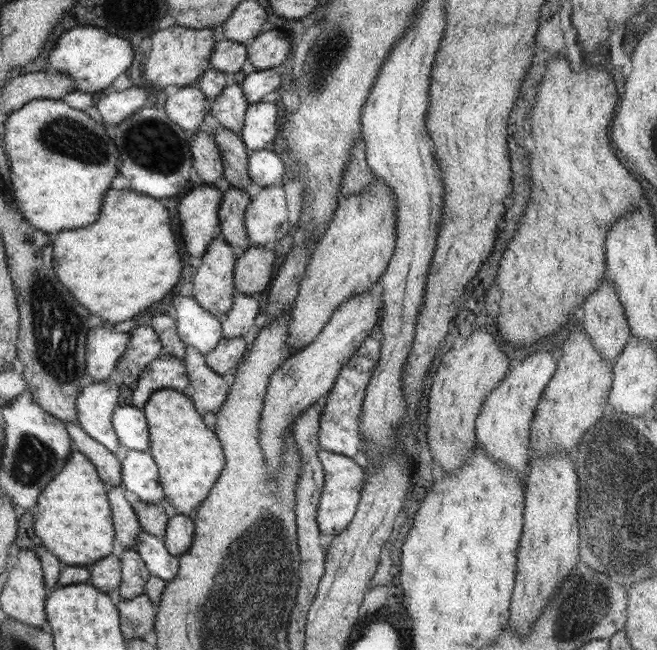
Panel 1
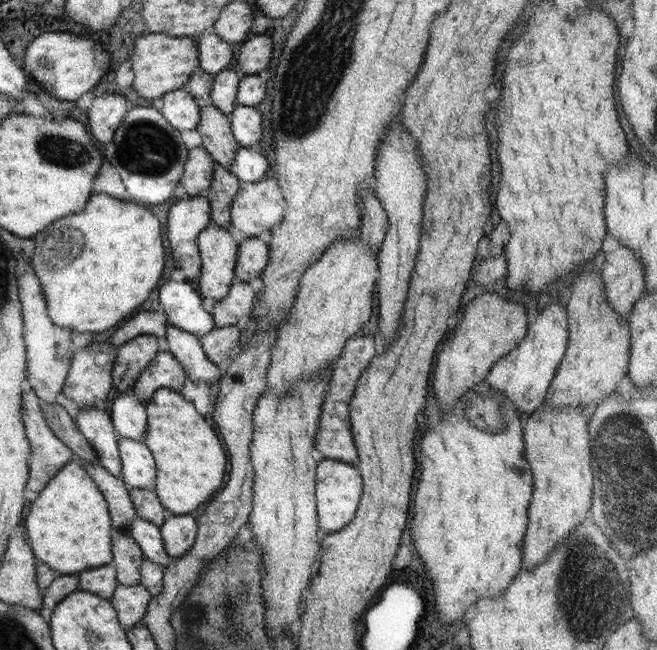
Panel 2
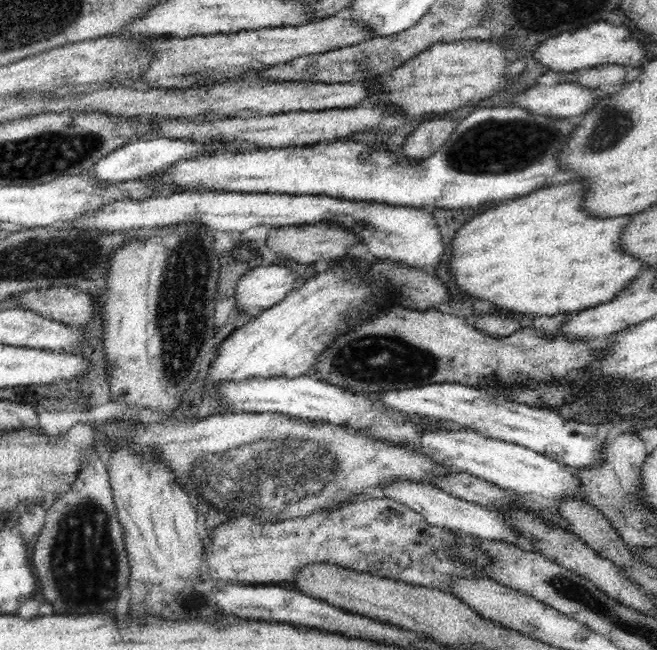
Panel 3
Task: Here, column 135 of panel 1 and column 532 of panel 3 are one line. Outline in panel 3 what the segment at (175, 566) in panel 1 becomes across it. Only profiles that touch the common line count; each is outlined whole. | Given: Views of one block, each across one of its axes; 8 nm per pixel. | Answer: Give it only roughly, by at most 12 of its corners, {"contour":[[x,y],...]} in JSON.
{"contour":[[398,479],[382,496],[432,526],[537,551],[496,510]]}

